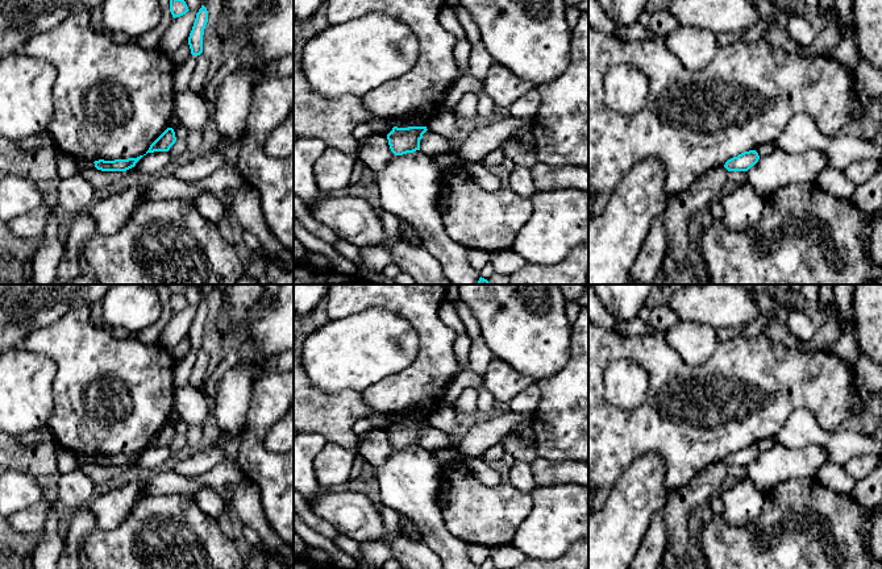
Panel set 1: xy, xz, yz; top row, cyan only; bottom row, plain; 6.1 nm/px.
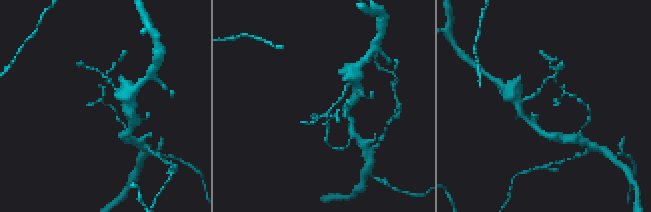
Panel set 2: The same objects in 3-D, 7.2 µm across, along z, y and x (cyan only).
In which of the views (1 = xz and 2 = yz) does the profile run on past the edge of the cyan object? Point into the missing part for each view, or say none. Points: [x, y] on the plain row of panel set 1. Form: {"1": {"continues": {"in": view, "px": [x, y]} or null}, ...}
{"1": {"continues": null}, "2": {"continues": null}}

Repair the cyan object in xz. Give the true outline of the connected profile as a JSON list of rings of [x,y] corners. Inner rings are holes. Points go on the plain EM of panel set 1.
[[[394,421],[392,425],[387,429],[391,447],[395,450],[403,450],[420,445],[420,435],[427,425],[427,421]]]

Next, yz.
[[[749,445],[728,454],[724,462],[728,466],[748,466],[752,461],[754,461],[758,457],[758,454],[758,448],[756,445]]]

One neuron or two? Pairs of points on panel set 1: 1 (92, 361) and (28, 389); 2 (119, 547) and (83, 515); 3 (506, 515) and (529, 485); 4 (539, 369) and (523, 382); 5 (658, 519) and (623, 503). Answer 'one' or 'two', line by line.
1: two
2: two
3: two
4: two
5: two

